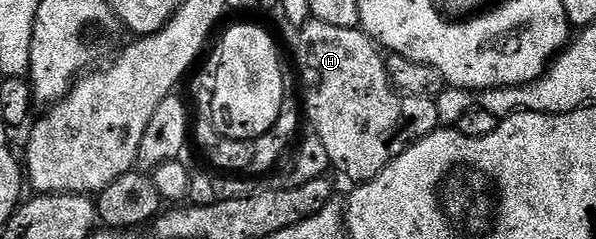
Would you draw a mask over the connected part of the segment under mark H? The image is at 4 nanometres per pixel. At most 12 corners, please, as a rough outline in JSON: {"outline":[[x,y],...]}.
{"outline":[[365,32],[297,33],[304,116],[369,182],[438,127]]}

